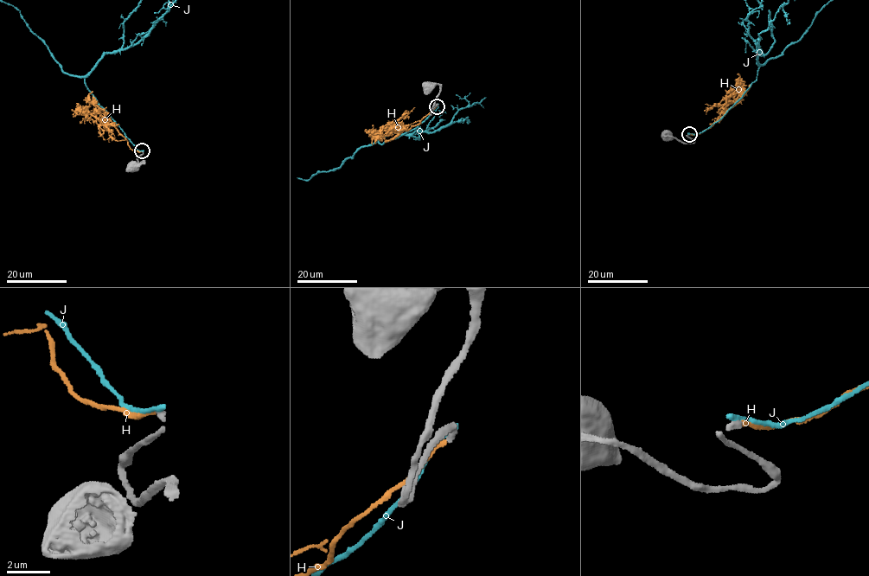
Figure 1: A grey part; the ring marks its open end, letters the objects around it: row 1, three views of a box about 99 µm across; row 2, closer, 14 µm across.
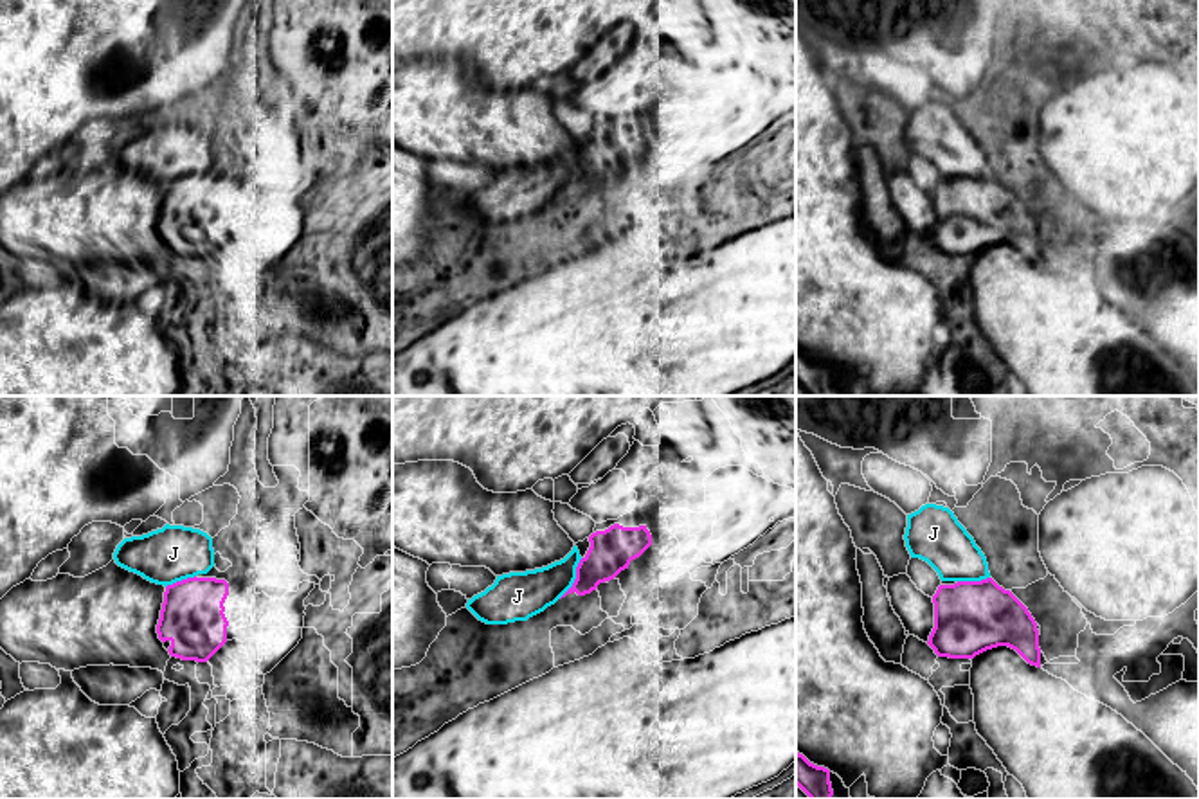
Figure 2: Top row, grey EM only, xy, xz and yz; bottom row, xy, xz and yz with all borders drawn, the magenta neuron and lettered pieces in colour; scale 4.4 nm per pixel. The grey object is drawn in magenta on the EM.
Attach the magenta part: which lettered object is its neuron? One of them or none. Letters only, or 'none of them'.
H

